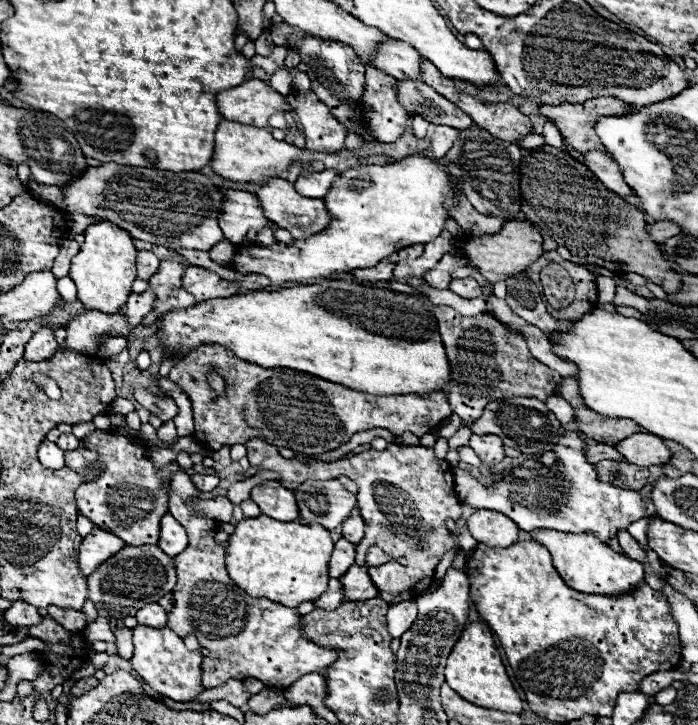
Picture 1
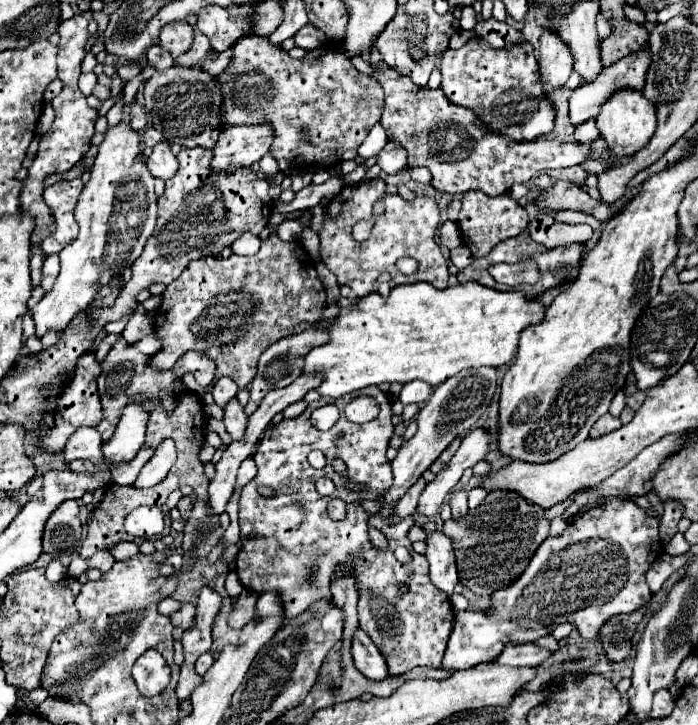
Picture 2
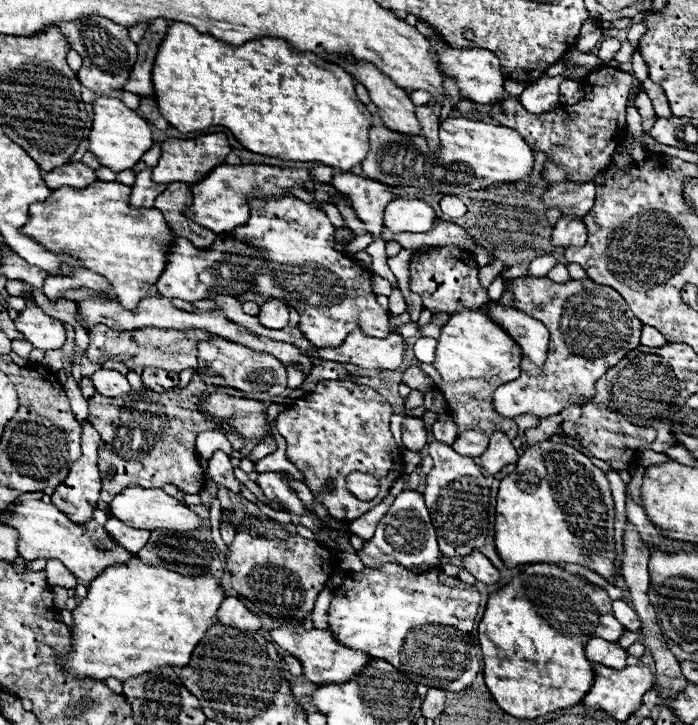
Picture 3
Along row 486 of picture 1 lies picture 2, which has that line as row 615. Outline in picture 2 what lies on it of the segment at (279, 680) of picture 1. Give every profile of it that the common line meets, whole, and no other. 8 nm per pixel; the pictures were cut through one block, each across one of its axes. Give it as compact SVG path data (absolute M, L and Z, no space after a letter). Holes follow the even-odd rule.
M182 604L182 608L170 616L174 626L180 626L182 630L190 630L194 626L194 618L196 618L196 608L190 604Z

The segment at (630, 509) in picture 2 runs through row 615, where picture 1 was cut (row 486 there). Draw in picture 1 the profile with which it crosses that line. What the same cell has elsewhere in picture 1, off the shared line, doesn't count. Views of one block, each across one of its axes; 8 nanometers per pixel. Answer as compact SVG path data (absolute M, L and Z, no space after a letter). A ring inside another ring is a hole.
M564 432L556 446L556 464L542 468L516 466L512 474L504 476L492 486L482 486L464 470L454 470L456 494L472 508L496 510L510 516L522 530L534 532L538 528L560 532L586 532L594 534L602 542L618 536L618 530L626 530L632 522L646 516L646 502L638 490L618 488L612 482L600 482L596 466L586 460L586 440L580 432Z

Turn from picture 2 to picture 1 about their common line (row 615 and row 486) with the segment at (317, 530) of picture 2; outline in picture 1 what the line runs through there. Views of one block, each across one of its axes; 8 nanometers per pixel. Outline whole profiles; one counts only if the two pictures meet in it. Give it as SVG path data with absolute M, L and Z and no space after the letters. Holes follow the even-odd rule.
M262 438L248 440L246 448L246 456L258 472L276 472L280 476L280 484L290 490L296 490L306 480L334 480L338 476L352 478L358 484L358 506L366 522L366 534L356 546L356 564L368 570L372 582L380 592L378 596L390 604L416 600L418 594L428 592L442 554L456 546L456 540L450 536L444 520L458 520L462 514L460 500L454 492L452 466L448 472L446 460L438 460L432 448L388 444L388 448L382 452L368 450L356 456L338 458L334 462L320 462L302 454L284 458ZM370 546L380 546L390 560L380 566L366 566L366 550Z

